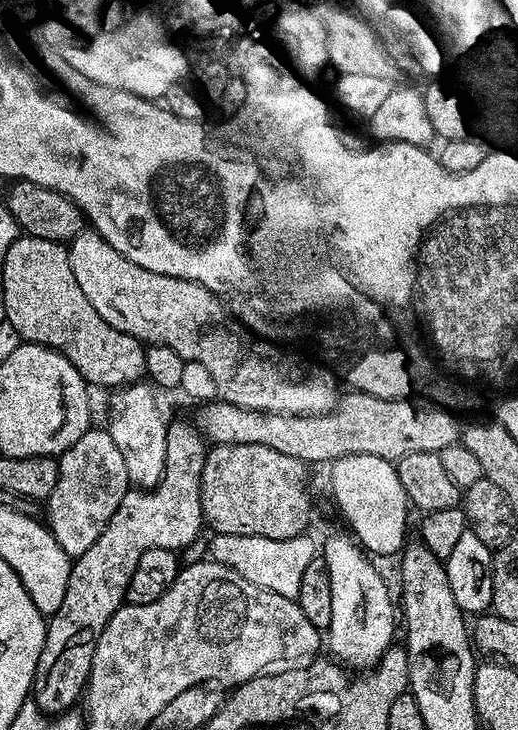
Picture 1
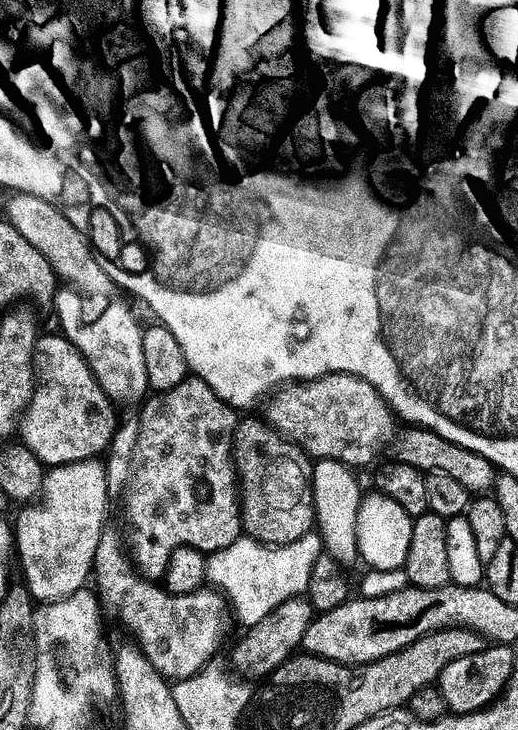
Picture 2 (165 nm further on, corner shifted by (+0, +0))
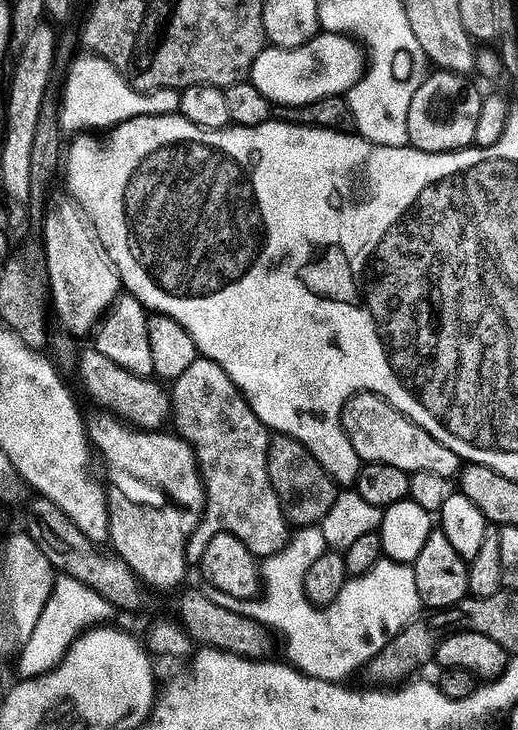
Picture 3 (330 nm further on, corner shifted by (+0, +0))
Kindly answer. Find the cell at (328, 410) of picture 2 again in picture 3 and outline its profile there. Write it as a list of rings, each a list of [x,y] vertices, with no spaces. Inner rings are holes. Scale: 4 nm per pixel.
[[[360,392],[344,407],[344,429],[350,446],[364,464],[395,466],[409,474],[433,472],[447,480],[455,481],[462,471],[462,461],[454,450],[442,446],[422,426],[418,426],[409,416],[404,416],[394,406],[390,406],[373,392]]]

